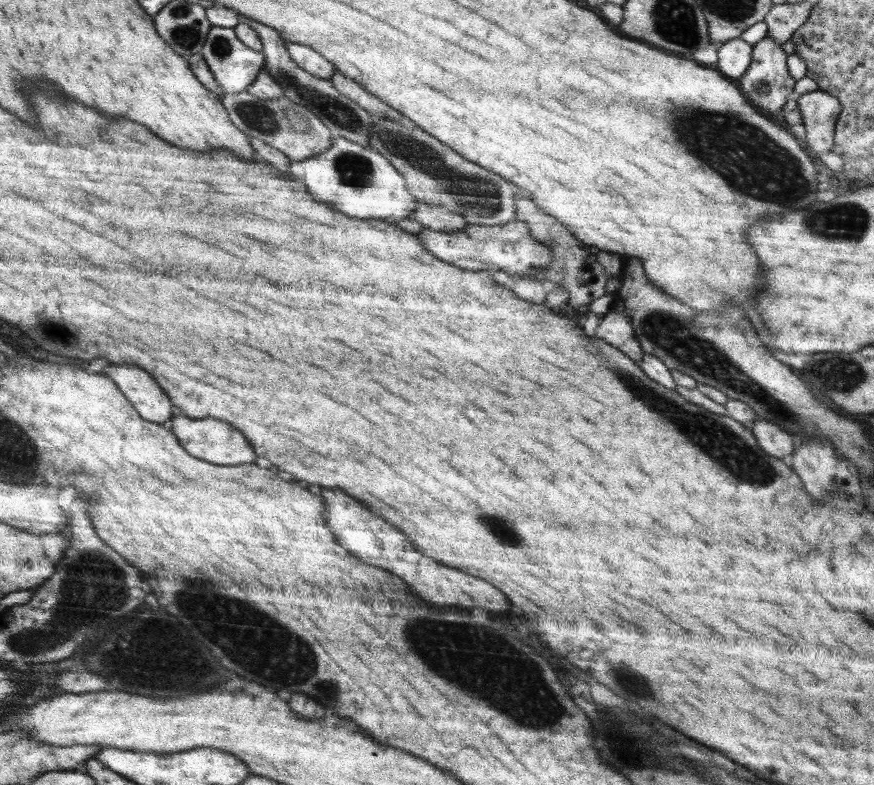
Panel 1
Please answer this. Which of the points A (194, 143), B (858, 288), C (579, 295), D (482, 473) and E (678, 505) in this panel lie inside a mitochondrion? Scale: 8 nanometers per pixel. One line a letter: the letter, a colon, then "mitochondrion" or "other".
A: other
B: other
C: other
D: other
E: other

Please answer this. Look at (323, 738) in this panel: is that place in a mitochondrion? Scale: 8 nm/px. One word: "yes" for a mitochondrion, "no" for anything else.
no

